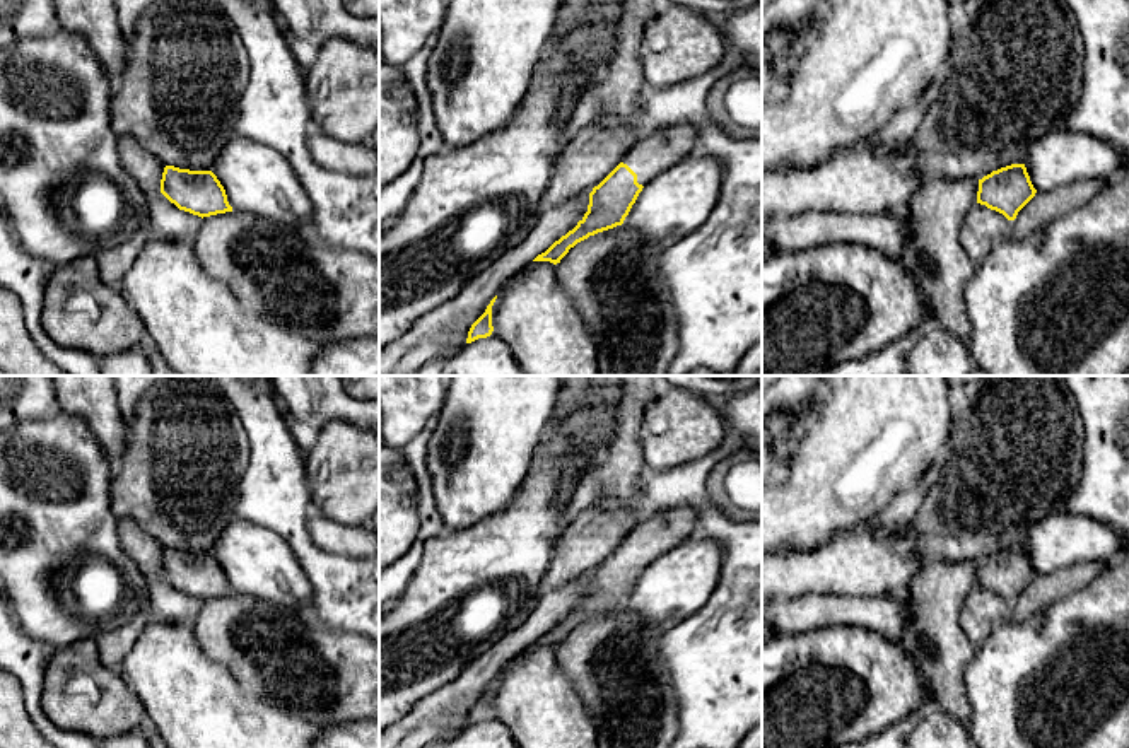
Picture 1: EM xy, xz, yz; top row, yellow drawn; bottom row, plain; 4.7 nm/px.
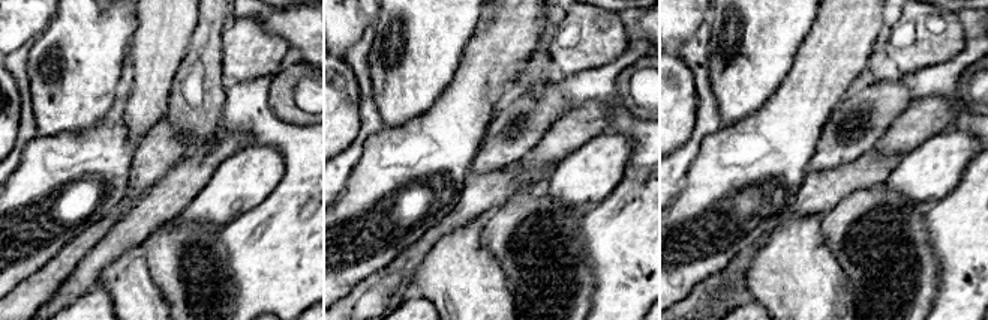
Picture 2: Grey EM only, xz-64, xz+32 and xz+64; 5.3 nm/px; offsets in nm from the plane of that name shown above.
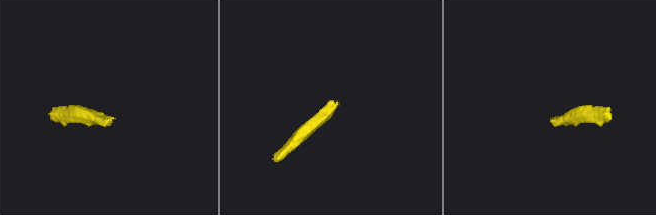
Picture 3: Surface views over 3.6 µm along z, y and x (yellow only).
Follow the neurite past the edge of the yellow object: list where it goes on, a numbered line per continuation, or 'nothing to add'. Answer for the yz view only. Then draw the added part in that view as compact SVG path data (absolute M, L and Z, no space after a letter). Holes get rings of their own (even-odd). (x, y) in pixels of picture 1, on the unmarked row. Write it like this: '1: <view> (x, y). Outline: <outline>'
nothing to add

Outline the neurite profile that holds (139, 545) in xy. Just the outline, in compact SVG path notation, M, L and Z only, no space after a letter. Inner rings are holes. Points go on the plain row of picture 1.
M118 517L116 526L120 543L135 565L142 572L161 576L161 562L166 548L130 517Z

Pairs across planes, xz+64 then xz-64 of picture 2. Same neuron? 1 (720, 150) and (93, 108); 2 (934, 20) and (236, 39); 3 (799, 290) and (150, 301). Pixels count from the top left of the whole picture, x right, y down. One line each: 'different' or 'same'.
1: different
2: same
3: same

